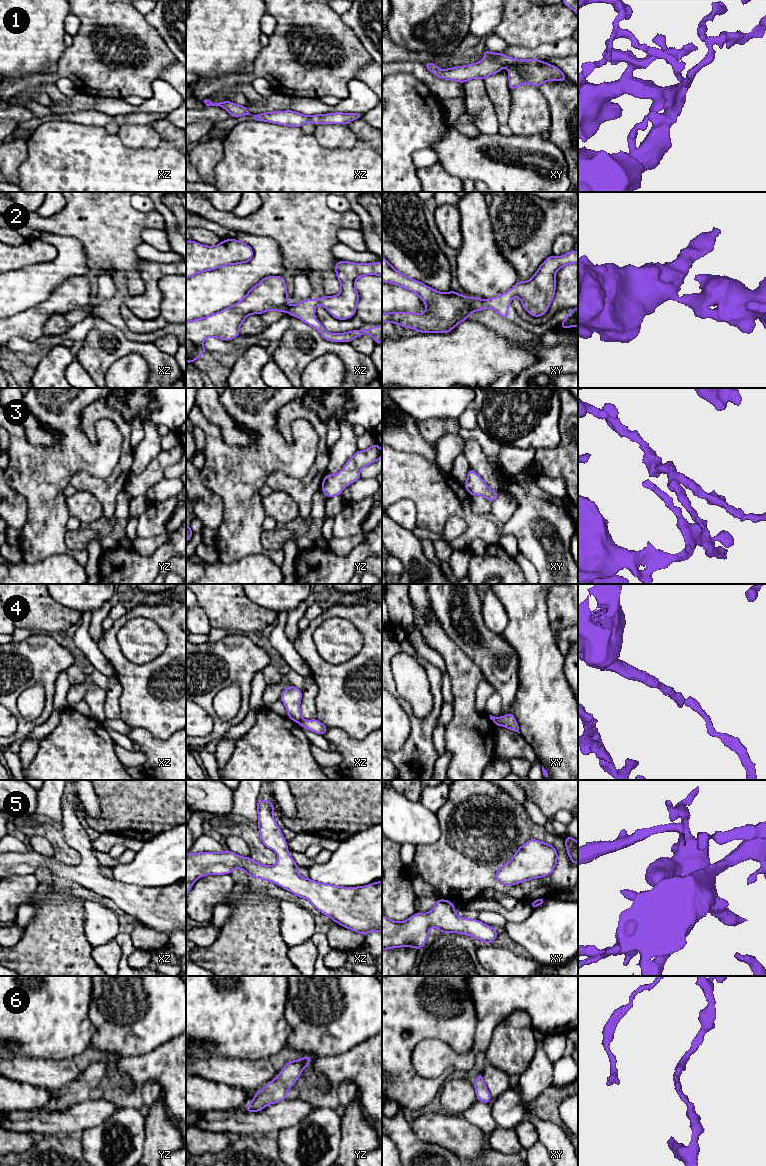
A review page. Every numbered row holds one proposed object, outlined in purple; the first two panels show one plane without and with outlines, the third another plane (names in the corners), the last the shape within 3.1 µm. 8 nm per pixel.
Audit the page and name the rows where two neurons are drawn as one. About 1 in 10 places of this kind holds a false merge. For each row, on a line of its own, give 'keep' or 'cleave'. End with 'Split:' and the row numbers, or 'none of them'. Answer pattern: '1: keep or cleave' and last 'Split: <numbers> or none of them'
1: keep
2: keep
3: keep
4: cleave
5: keep
6: keep
Split: 4

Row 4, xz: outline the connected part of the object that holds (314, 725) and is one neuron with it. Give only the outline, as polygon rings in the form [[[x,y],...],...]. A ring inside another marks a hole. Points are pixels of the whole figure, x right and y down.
[[[313,719],[313,720],[301,720],[299,722],[299,725],[301,727],[305,727],[319,735],[324,735],[324,733],[327,731],[328,727],[325,726],[324,724],[322,724],[320,721],[318,721],[317,719]]]

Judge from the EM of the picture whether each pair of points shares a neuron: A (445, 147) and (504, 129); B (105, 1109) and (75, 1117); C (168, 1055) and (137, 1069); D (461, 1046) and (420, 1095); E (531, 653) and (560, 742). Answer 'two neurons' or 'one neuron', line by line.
A: two neurons
B: one neuron
C: one neuron
D: one neuron
E: one neuron

